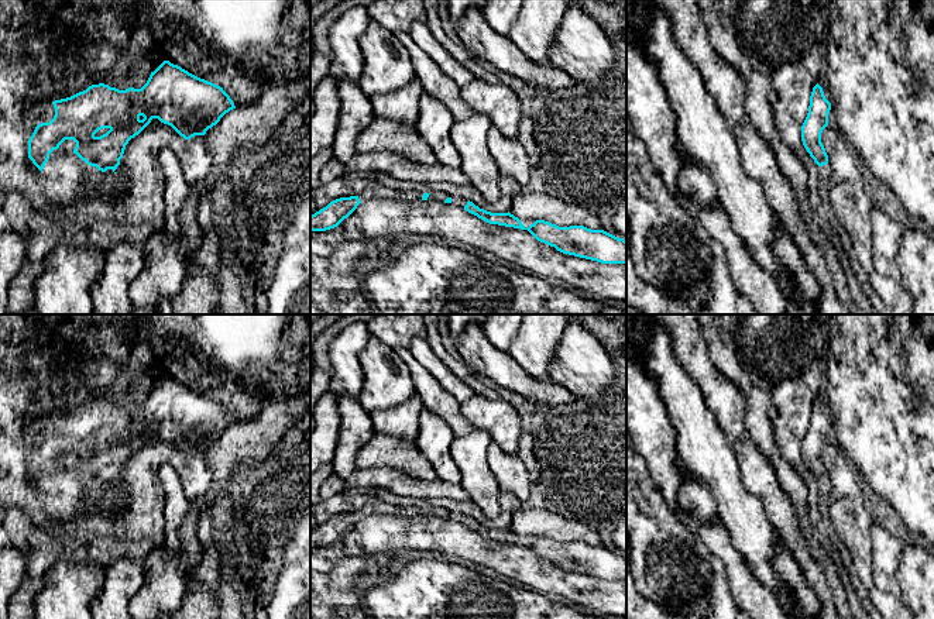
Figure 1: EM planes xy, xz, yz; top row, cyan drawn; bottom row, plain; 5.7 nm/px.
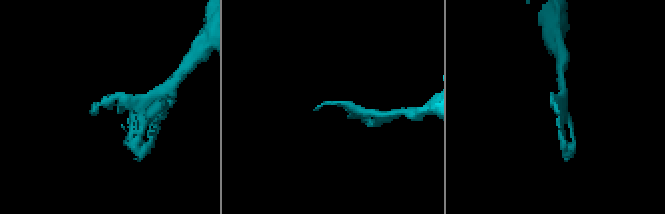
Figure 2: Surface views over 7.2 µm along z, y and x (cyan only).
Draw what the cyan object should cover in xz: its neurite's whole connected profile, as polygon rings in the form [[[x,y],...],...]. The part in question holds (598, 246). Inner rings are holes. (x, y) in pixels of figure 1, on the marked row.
[[[447,197],[444,203],[463,207],[490,224],[528,230],[538,241],[554,247],[563,254],[601,264],[626,264],[626,241],[604,230],[591,230],[584,226],[559,227],[545,220],[519,220],[509,212],[491,213],[460,197]]]

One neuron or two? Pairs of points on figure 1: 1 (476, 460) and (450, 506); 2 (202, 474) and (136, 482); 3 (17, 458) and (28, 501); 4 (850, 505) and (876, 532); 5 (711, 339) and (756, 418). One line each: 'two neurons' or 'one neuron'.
1: two neurons
2: one neuron
3: one neuron
4: two neurons
5: one neuron

